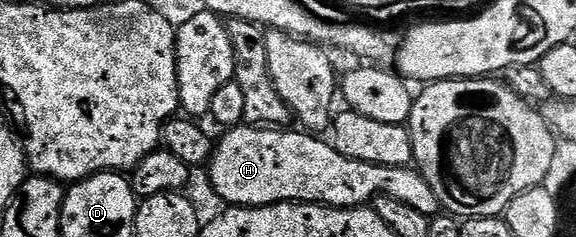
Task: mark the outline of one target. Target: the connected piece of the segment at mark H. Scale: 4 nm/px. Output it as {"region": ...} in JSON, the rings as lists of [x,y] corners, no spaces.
{"region":[[[239,126],[231,128],[226,136],[214,145],[214,155],[208,165],[210,184],[214,192],[230,206],[243,208],[265,208],[268,204],[325,204],[328,208],[356,208],[369,205],[378,196],[400,198],[400,202],[408,202],[408,206],[420,210],[420,214],[433,217],[439,211],[438,199],[424,182],[422,173],[413,167],[389,168],[376,166],[359,160],[344,158],[334,149],[333,143],[326,144],[314,134],[305,131],[290,132],[277,128],[263,128],[261,126]]]}

